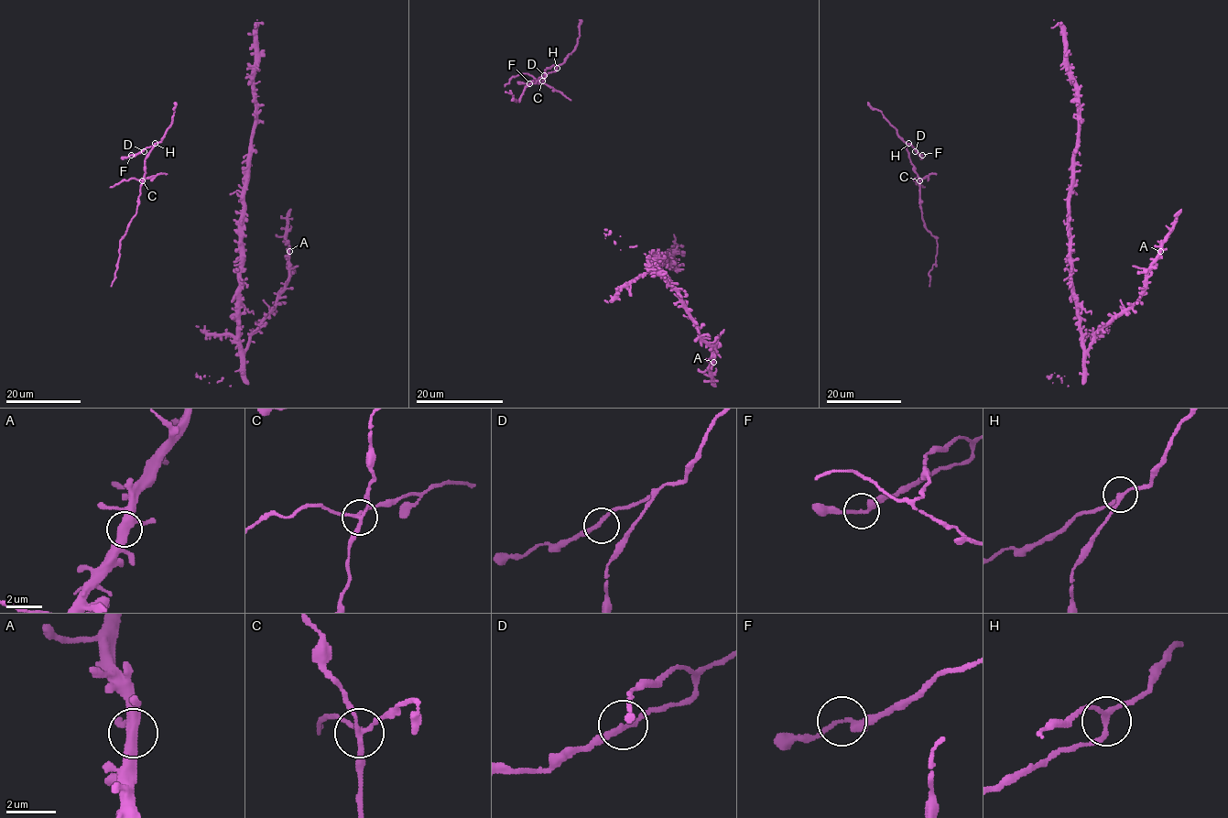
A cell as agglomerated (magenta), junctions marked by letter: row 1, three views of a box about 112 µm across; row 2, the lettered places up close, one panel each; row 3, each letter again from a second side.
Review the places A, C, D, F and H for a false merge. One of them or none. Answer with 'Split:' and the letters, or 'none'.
Split: C

